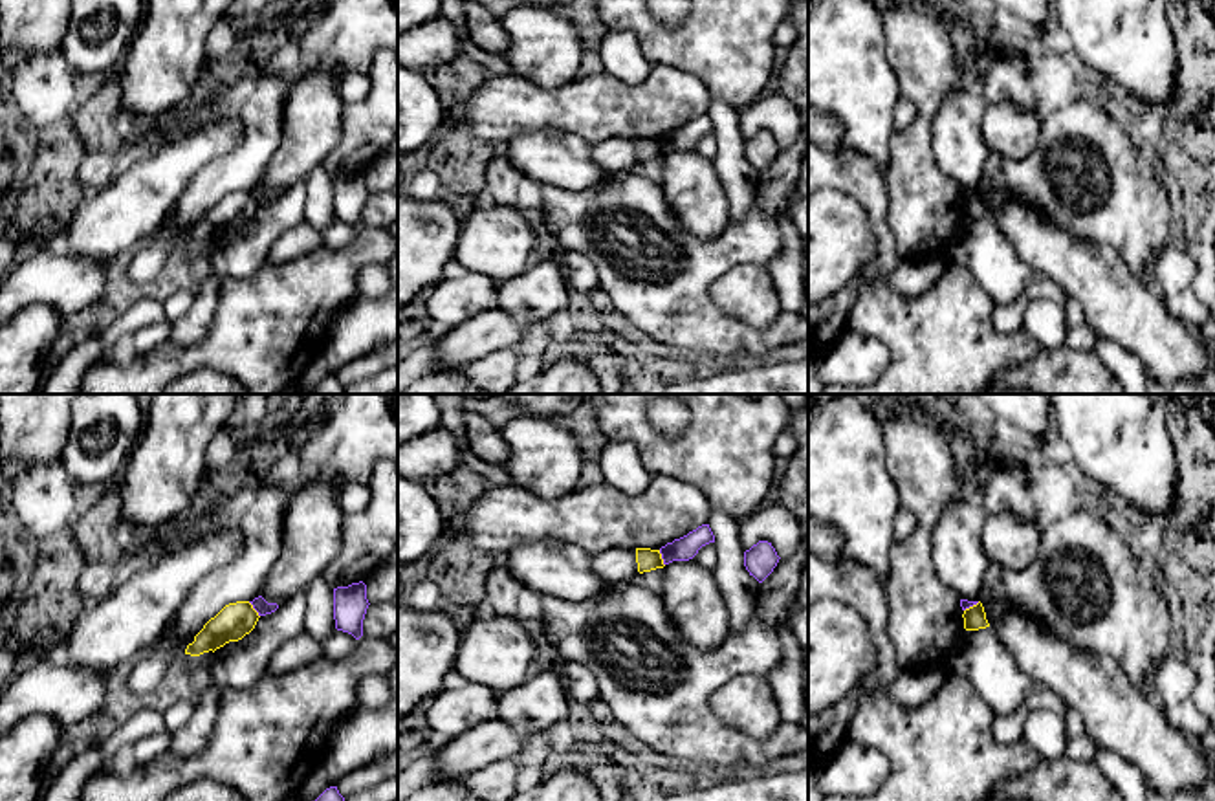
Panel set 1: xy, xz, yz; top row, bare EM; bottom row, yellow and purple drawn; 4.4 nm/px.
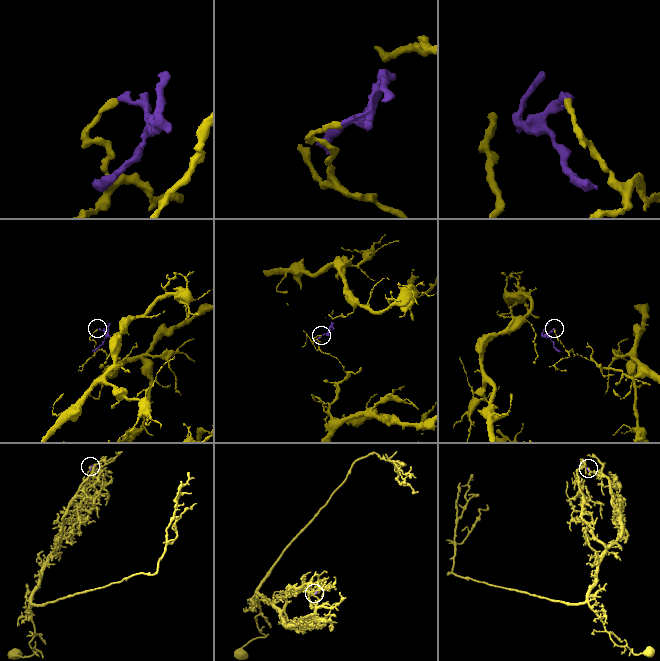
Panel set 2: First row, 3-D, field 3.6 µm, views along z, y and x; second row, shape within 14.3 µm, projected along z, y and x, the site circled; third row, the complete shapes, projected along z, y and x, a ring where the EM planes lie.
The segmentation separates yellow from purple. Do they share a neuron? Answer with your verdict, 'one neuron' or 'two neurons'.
two neurons

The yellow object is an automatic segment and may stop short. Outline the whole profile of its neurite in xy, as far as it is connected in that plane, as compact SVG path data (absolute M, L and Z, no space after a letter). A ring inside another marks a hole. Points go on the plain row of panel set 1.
M249 191L229 192L203 214L194 231L187 235L185 244L200 246L238 231L255 218L258 207Z

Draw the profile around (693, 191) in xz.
M689 150L663 156L662 189L674 216L696 238L713 238L729 225L729 203L713 159Z

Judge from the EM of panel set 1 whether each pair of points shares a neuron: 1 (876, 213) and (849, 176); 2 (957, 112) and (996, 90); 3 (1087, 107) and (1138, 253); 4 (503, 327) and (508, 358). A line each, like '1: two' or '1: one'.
1: one
2: two
3: one
4: two

